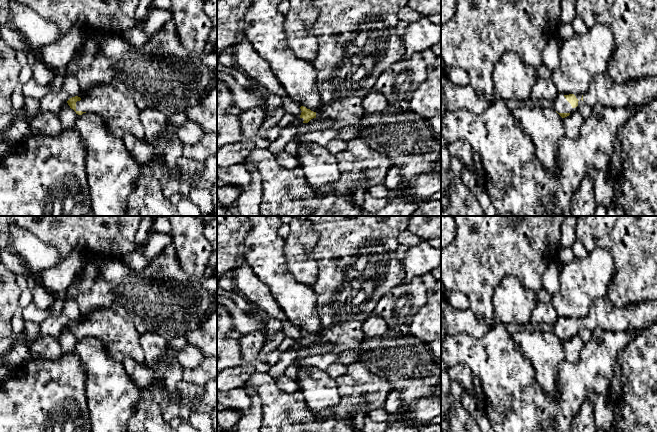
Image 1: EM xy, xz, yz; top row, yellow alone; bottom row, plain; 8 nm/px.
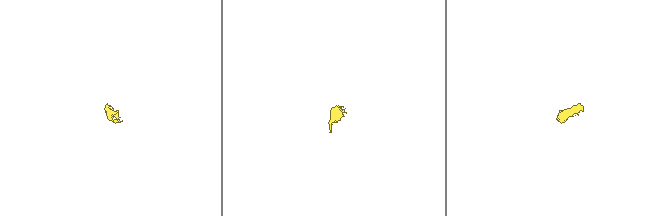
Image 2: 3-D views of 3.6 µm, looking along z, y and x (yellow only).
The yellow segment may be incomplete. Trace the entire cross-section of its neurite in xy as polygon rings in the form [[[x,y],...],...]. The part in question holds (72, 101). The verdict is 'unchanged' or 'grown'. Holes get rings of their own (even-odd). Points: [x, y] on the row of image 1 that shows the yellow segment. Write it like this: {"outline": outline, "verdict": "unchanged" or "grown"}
{"outline": [[[102,85],[92,89],[84,98],[72,97],[67,101],[76,114],[95,113],[104,121],[108,131],[123,140],[126,134],[131,134],[140,140],[145,140],[145,130],[140,119],[140,109],[133,100],[124,96],[119,90]]], "verdict": "grown"}

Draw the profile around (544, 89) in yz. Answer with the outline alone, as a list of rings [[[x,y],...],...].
[[[540,76],[536,77],[536,83],[532,87],[531,97],[533,100],[553,101],[557,98],[559,91],[557,90],[552,79],[545,79]]]

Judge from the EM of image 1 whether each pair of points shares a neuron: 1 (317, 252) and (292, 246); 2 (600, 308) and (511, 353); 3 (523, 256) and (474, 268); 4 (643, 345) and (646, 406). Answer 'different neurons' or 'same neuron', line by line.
1: different neurons
2: different neurons
3: same neuron
4: same neuron

